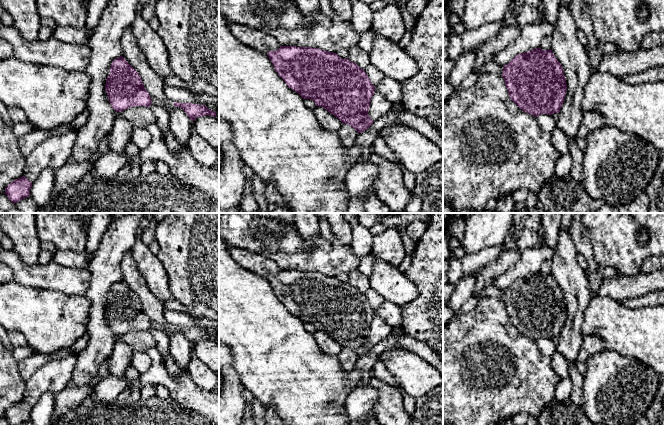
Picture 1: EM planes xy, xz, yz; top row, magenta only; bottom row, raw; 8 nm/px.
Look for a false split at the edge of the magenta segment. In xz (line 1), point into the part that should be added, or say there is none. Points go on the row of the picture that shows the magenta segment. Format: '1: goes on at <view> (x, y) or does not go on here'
1: does not go on here

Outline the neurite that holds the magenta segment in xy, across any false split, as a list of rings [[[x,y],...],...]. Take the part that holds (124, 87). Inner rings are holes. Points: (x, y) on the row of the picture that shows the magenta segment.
[[[123,56],[112,61],[105,91],[116,112],[135,106],[150,107],[152,103],[141,76]]]

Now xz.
[[[280,46],[267,55],[286,85],[303,99],[313,100],[358,133],[373,124],[368,111],[375,86],[356,63],[311,47]]]

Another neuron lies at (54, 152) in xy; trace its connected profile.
[[[69,131],[43,141],[25,157],[24,176],[34,182],[45,169],[56,172],[71,157],[76,139],[77,133]]]

